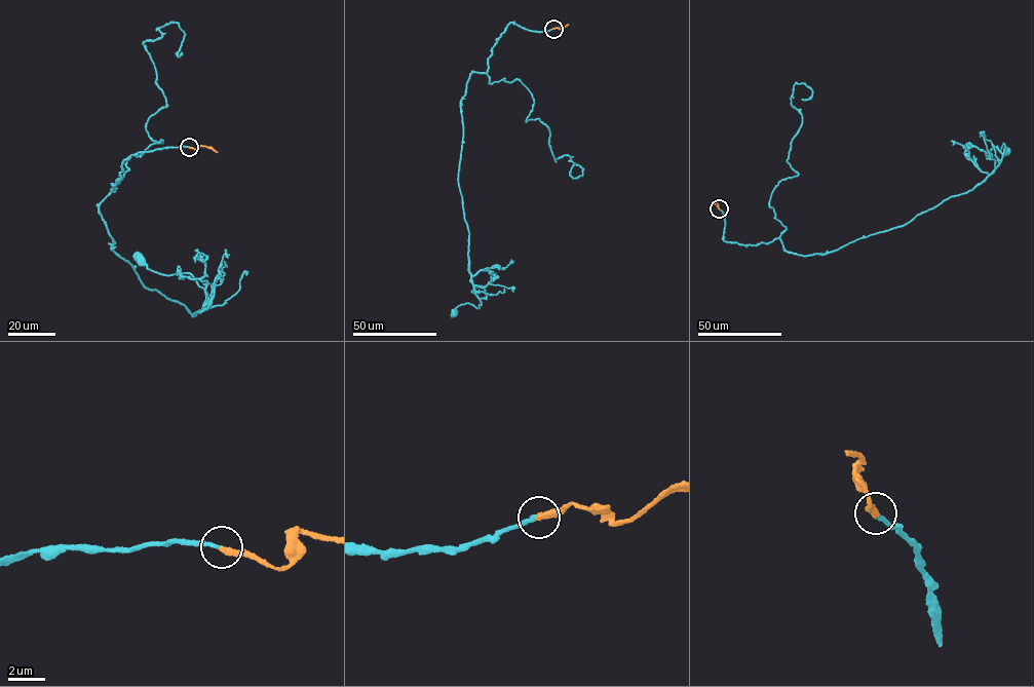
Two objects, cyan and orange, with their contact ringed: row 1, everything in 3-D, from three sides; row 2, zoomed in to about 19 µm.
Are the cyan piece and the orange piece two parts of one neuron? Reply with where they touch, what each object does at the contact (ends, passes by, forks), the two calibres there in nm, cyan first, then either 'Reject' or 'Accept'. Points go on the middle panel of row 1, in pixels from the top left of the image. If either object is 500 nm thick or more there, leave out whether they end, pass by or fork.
Place: (553, 29). At the ring cyan ends. At the ring orange ends. Thickness 180 nm (cyan) against 320 nm. Accept

